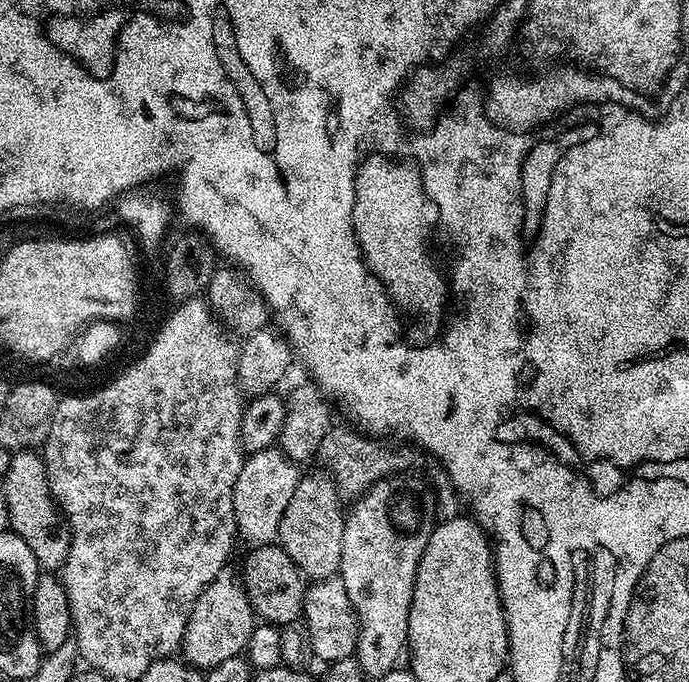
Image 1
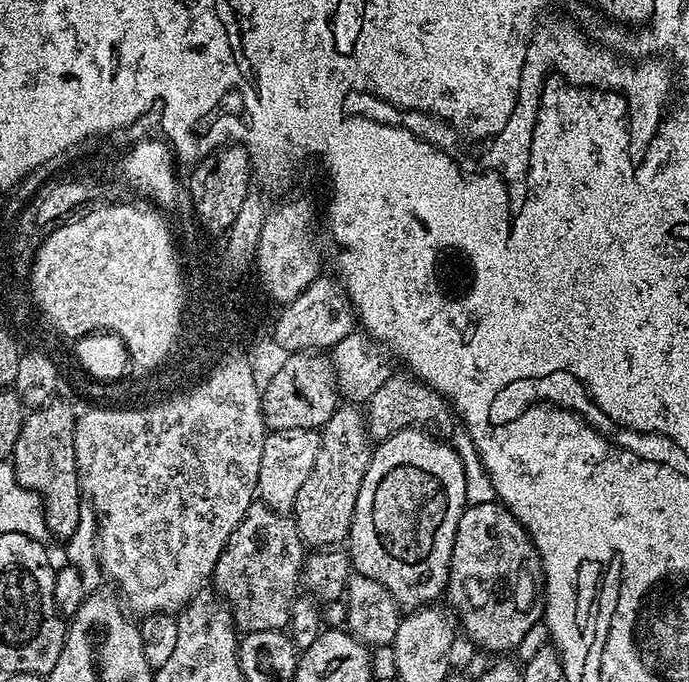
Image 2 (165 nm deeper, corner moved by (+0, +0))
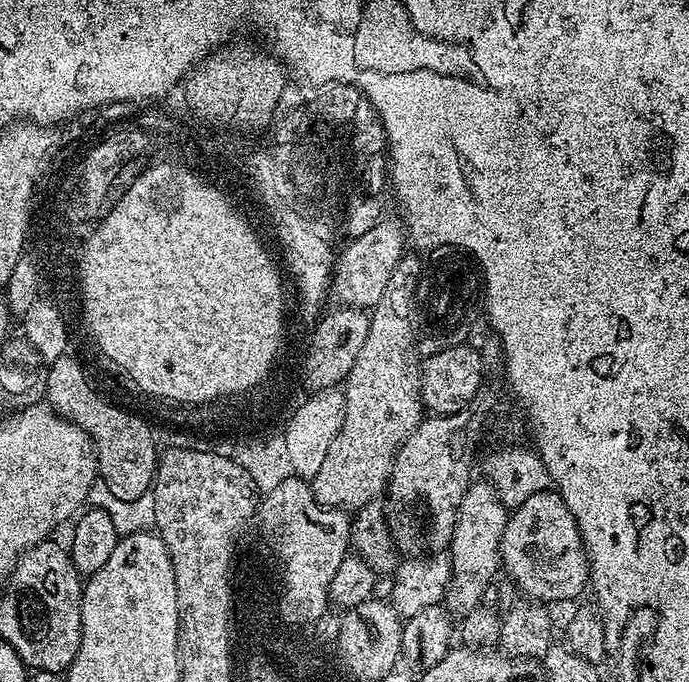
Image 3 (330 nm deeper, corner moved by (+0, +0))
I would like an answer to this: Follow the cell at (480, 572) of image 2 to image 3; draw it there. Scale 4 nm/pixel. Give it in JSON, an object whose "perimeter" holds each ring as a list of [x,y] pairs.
{"perimeter":[[[534,496],[524,511],[509,515],[502,530],[500,563],[520,583],[527,599],[547,602],[558,598],[576,600],[590,584],[590,565],[577,522],[556,496]]]}

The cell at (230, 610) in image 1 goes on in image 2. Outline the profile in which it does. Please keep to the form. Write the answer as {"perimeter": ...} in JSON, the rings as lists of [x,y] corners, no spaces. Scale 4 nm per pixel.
{"perimeter":[[[254,502],[250,510],[246,510],[242,522],[238,522],[234,534],[230,534],[230,542],[218,558],[214,573],[215,591],[234,606],[234,624],[241,633],[287,629],[290,610],[302,584],[305,555],[305,542],[298,534],[298,526],[291,515],[270,510],[259,502]]]}

